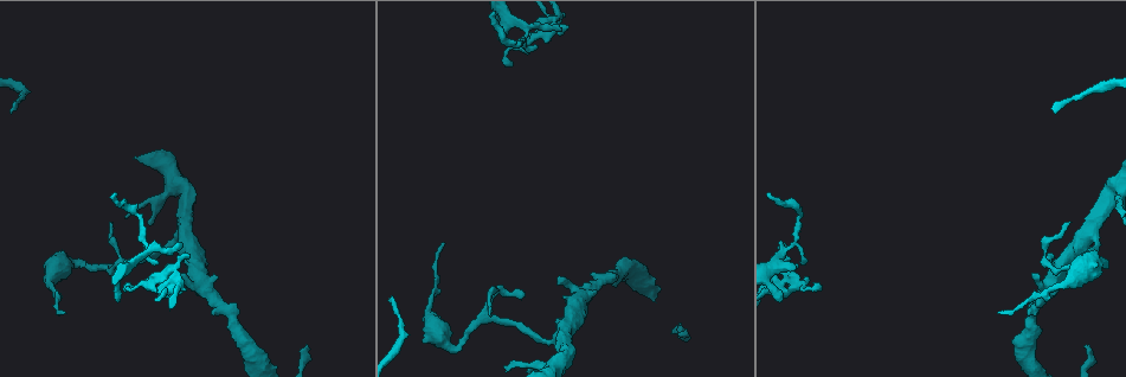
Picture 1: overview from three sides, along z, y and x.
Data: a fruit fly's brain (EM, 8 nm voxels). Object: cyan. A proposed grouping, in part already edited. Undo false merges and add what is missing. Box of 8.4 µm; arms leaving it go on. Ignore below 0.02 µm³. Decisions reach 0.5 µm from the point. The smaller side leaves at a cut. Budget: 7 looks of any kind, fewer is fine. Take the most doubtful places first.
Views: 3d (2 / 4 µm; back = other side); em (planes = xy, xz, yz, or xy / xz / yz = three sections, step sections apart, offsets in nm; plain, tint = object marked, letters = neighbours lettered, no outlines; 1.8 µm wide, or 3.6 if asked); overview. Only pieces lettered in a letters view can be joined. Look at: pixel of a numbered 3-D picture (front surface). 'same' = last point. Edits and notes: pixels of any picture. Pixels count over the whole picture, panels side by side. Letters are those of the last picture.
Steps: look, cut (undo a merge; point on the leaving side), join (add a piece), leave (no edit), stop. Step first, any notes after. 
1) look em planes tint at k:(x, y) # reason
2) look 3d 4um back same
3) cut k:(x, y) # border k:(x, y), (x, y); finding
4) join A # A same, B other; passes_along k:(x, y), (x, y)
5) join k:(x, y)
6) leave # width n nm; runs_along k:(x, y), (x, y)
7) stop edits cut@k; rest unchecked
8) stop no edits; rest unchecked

look em planes letters at 1:(100, 268) # calibre changes

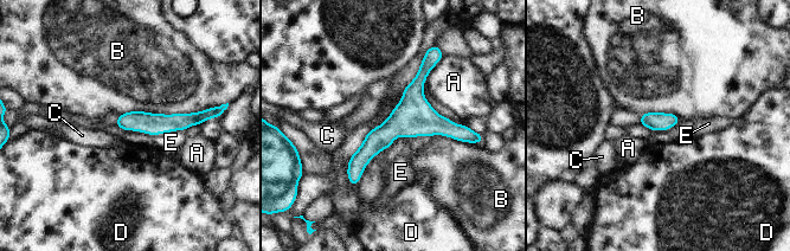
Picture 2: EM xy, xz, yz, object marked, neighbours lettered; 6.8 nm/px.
leave # A other, B other, C other, D other, E other; border 2:(209, 107), (193, 113), (120, 114); one neuron here

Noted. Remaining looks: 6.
look em yz step 4 tint at 1:(120, 299) # an open end

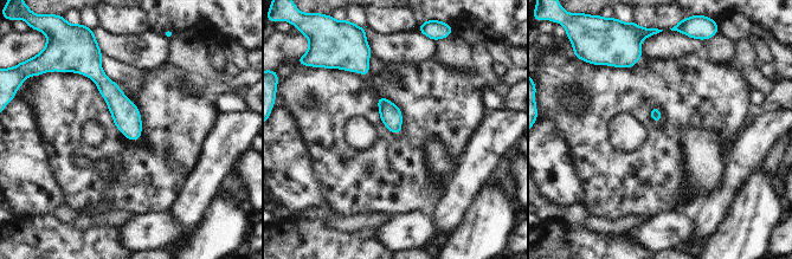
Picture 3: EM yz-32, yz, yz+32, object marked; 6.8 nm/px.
look em planes letters same

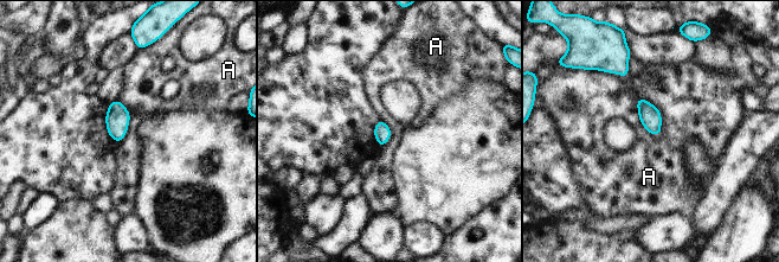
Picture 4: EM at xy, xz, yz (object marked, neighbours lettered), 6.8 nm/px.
leave # longest_contact A 300 nm; A other; border 4:(637, 97), (638, 120), (658, 136); no lettered piece goes on from it

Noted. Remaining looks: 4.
look 3d 2um at 1:(1034, 275) # thick end

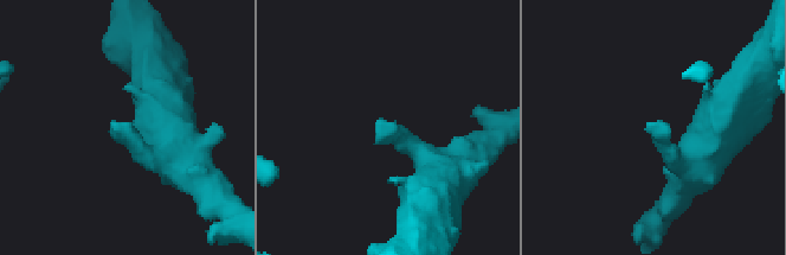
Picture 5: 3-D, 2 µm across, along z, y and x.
look em xz step 8 letters at 5:(649, 123)

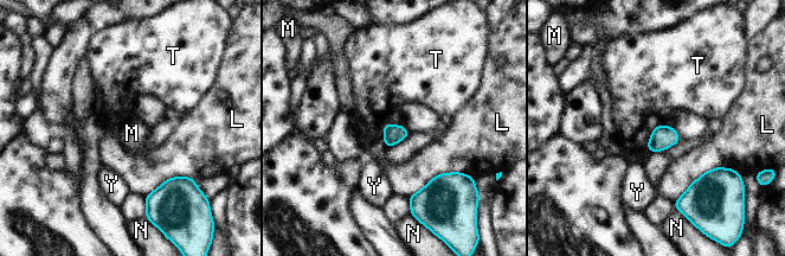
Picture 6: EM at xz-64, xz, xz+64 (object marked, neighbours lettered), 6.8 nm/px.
look em planes letters same

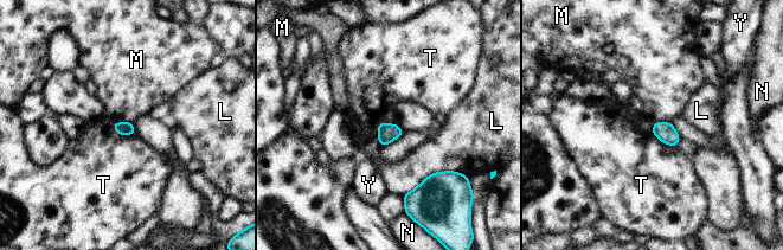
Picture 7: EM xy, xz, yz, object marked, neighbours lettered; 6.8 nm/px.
leave # L other, M other, N other, T other, Y other; border 7:(113, 121), (132, 122); no lettered piece goes on from it

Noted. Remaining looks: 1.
stop no edits; rest unchecked

